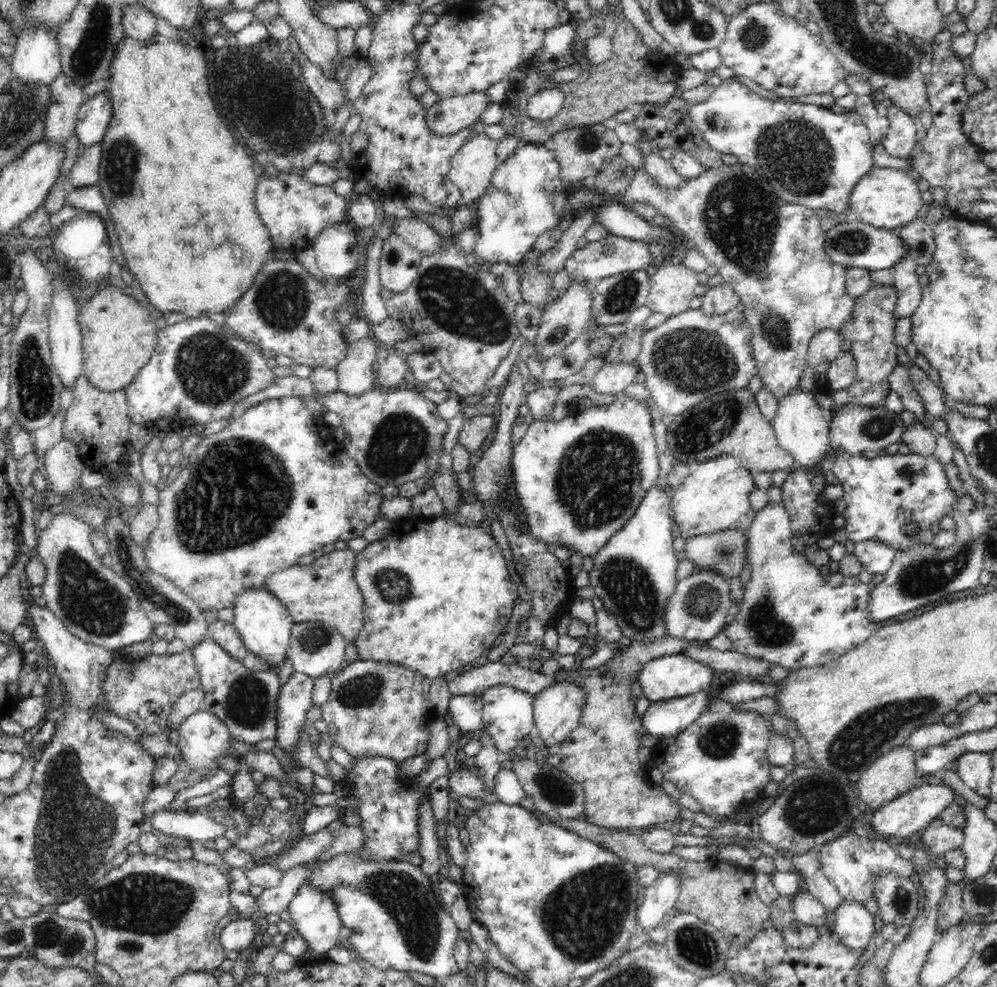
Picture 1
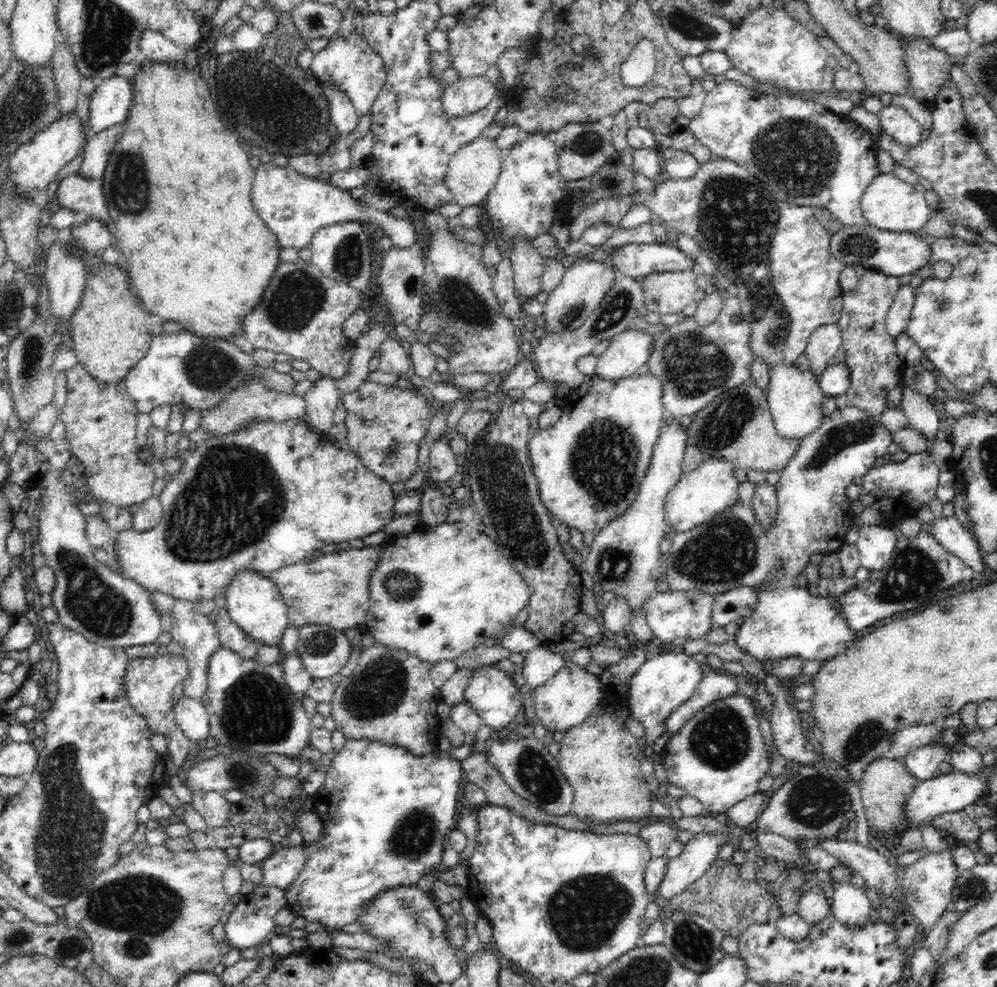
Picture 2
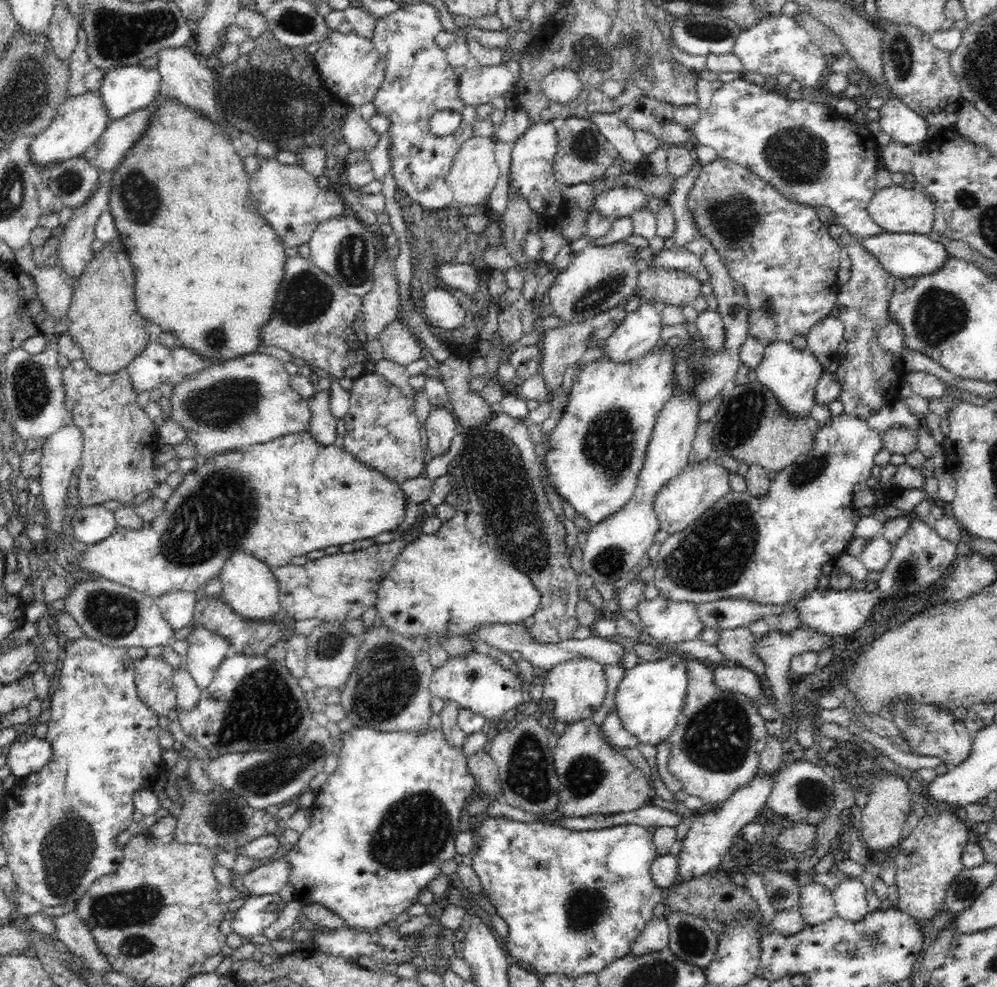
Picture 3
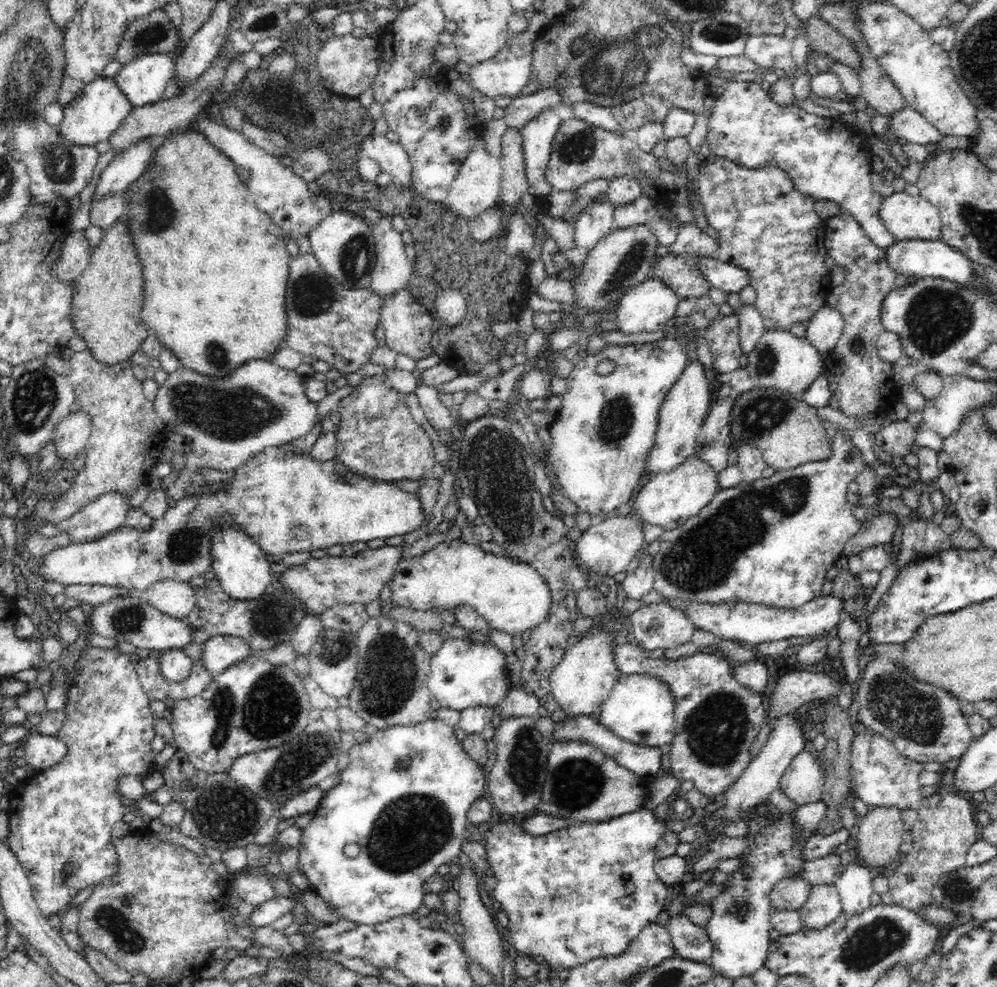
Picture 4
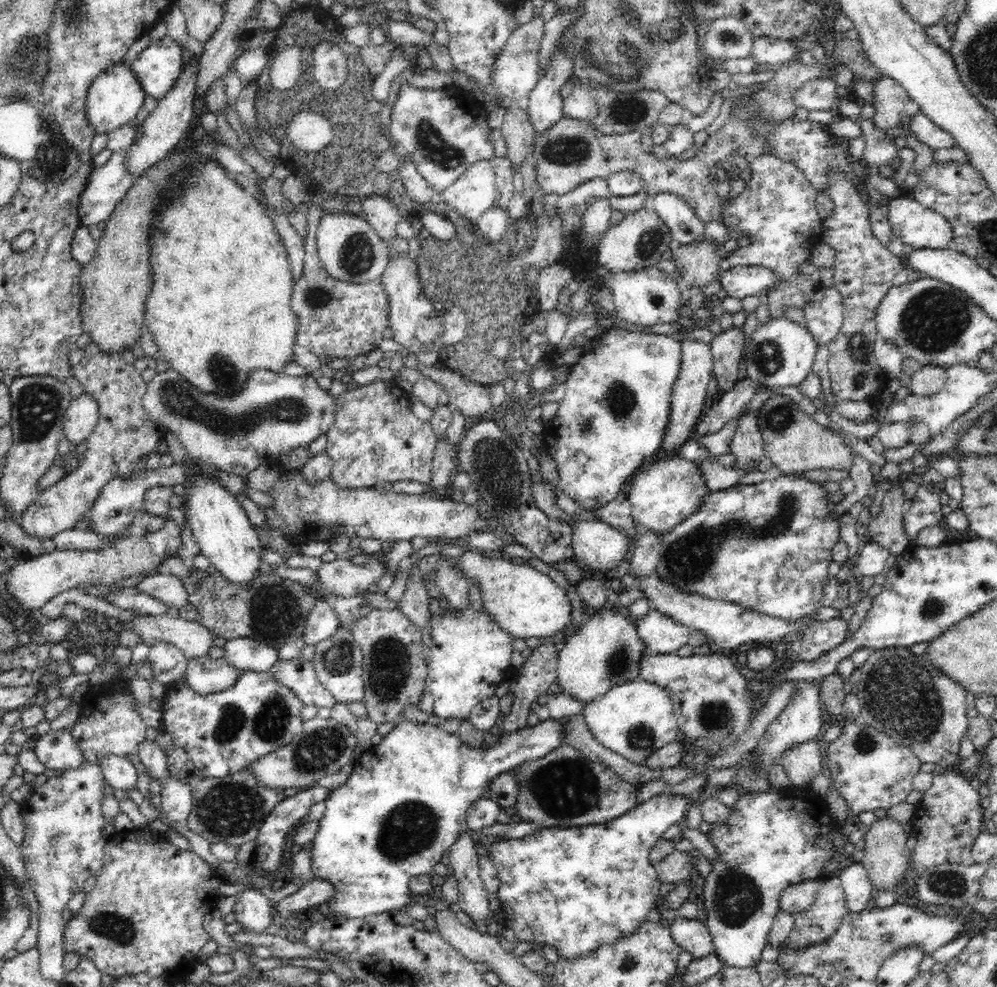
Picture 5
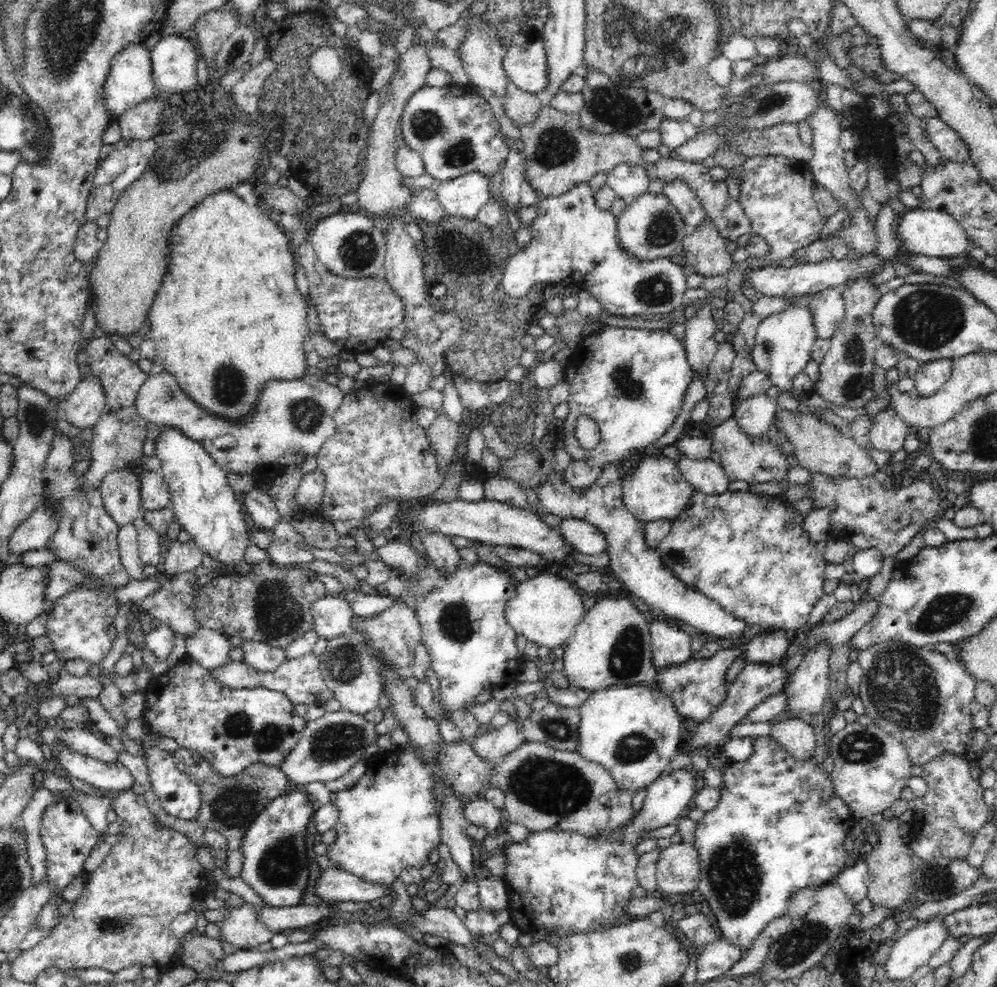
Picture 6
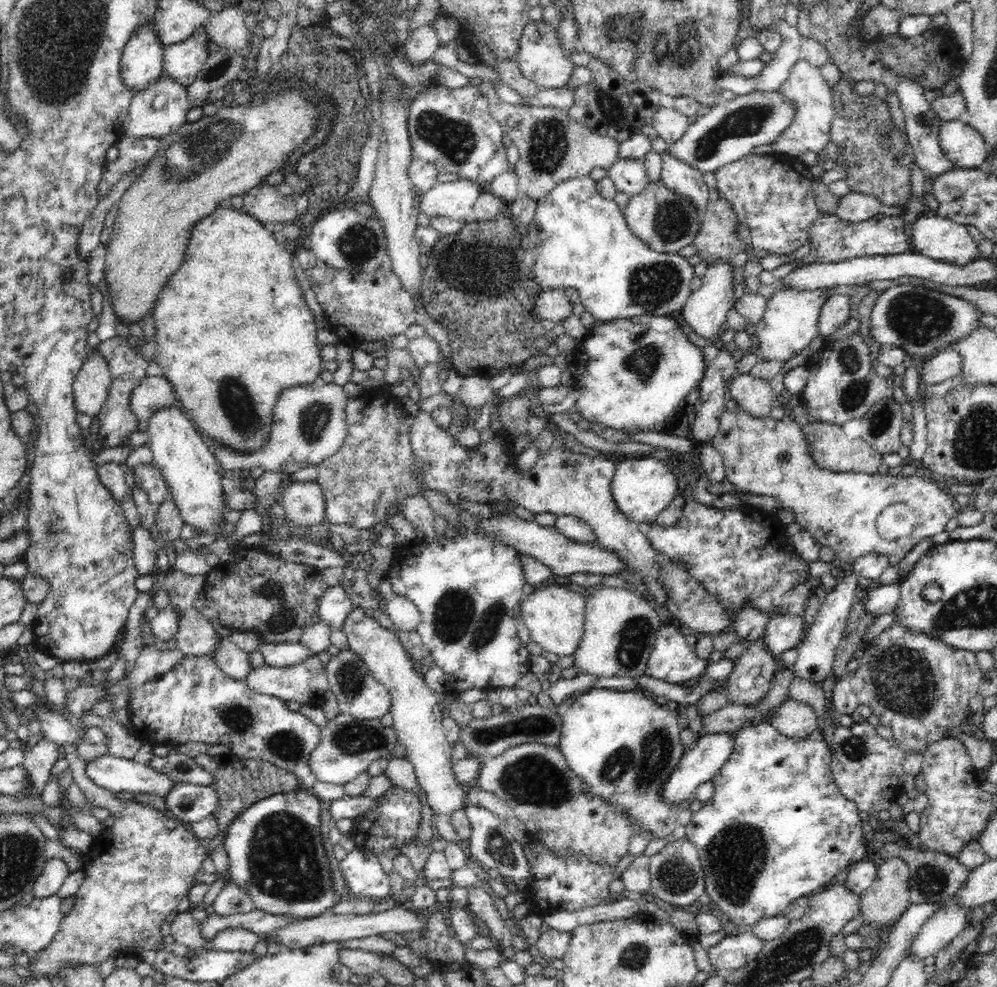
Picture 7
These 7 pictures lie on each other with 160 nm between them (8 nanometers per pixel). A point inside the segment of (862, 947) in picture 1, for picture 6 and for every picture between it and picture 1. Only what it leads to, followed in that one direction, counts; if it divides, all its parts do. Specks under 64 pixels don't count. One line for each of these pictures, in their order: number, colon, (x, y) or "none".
2: (851, 907)
3: (849, 896)
4: (854, 885)
5: (855, 881)
6: (853, 880)

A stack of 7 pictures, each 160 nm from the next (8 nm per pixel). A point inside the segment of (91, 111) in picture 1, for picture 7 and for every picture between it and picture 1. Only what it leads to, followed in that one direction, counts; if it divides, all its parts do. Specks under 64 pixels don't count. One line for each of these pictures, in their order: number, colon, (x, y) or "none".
2: (110, 103)
3: (125, 89)
4: (143, 80)
5: (157, 67)
6: (174, 65)
7: (182, 61)

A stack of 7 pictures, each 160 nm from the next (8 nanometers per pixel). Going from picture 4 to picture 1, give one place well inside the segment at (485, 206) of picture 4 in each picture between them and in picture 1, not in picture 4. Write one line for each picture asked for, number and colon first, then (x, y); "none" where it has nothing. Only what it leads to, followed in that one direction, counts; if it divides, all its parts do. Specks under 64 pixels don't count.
1: (473, 165)
2: (473, 171)
3: (474, 172)

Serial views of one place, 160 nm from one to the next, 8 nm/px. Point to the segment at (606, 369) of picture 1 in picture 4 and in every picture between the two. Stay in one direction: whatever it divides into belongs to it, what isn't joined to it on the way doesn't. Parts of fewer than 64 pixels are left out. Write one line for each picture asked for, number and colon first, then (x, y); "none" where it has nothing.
2: (628, 352)
3: (640, 332)
4: (651, 306)

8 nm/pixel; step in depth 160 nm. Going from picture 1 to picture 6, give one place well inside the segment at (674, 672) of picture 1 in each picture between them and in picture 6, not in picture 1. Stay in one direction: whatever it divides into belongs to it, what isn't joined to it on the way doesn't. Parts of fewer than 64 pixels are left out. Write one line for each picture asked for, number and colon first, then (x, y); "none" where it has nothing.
2: (659, 686)
3: (649, 699)
4: (640, 709)
5: (634, 719)
6: (633, 731)

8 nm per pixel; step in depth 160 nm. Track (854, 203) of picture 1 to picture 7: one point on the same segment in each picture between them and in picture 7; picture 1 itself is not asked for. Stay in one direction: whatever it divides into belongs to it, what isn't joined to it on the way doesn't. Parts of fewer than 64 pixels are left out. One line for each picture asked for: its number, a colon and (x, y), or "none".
2: (888, 203)
3: (895, 209)
4: (906, 217)
5: (916, 226)
6: (927, 232)
7: (939, 238)

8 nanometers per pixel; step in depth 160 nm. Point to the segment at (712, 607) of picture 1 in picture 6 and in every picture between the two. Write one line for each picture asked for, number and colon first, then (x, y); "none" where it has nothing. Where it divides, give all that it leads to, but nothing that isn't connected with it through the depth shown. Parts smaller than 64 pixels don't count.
2: (673, 616)
3: (667, 622)
4: (658, 625)
5: (660, 634)
6: (671, 645)

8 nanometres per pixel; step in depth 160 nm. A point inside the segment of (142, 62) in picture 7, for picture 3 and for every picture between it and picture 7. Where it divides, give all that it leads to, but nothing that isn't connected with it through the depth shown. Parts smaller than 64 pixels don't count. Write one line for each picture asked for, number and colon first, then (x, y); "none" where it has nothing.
3: (80, 120)
4: (100, 108)
5: (113, 99)
6: (130, 82)

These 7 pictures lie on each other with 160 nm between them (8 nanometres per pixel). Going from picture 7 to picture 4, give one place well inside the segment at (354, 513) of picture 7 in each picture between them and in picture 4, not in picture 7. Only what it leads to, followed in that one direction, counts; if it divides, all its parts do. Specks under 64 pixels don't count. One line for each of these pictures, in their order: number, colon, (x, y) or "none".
4: (378, 437)
5: (376, 437)
6: (379, 452)

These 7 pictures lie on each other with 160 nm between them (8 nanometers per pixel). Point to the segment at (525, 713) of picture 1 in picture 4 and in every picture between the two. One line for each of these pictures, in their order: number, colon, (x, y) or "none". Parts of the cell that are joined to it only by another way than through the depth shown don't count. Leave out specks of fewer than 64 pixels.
2: (493, 694)
3: (476, 681)
4: (465, 673)

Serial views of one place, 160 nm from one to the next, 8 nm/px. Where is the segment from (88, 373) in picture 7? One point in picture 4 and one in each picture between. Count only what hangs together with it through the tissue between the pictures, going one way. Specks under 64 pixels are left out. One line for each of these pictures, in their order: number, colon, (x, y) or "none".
4: (71, 436)
5: (82, 416)
6: (84, 406)

